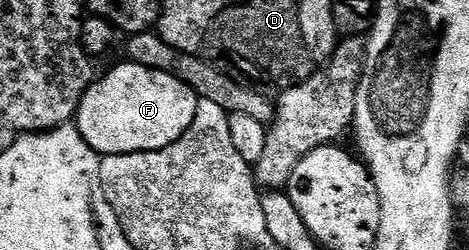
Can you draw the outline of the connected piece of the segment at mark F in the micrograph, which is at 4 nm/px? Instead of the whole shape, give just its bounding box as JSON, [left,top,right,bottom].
[79,63,201,157]

